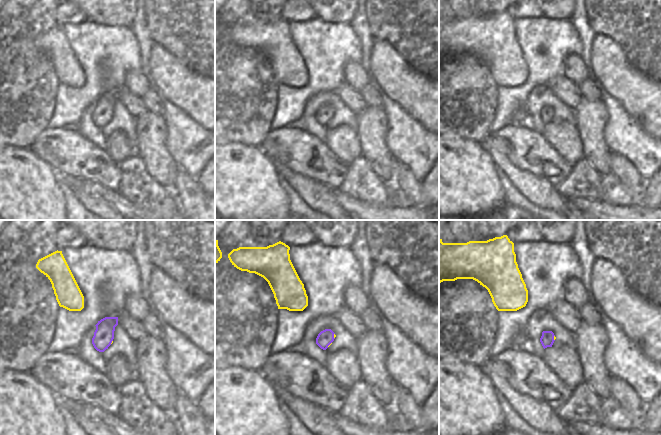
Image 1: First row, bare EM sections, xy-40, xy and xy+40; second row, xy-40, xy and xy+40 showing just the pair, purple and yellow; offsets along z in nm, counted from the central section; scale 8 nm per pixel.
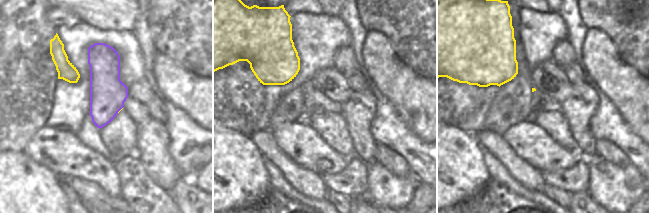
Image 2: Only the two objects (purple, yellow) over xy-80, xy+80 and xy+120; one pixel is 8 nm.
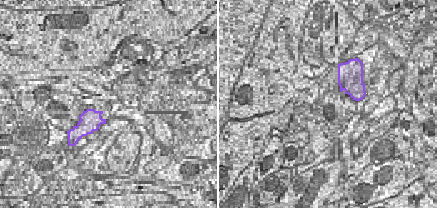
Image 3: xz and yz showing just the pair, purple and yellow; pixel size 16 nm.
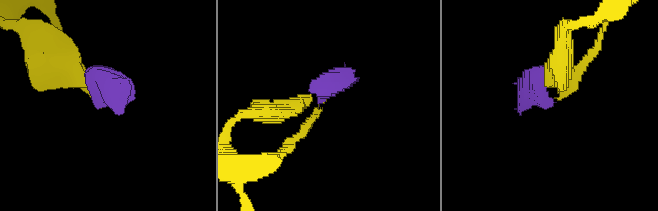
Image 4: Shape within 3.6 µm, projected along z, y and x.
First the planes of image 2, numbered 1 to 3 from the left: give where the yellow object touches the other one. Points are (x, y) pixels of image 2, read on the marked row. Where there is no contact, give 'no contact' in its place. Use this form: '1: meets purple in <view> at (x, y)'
1: meets purple in xy-80 at (119, 110)
2: no contact
3: no contact

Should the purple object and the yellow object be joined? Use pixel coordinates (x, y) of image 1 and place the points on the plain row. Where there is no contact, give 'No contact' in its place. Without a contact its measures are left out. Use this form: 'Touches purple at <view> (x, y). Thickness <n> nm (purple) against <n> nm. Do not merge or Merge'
Touches purple at xy (333, 112). Thickness 120 nm (purple) against 20 nm. Merge.

